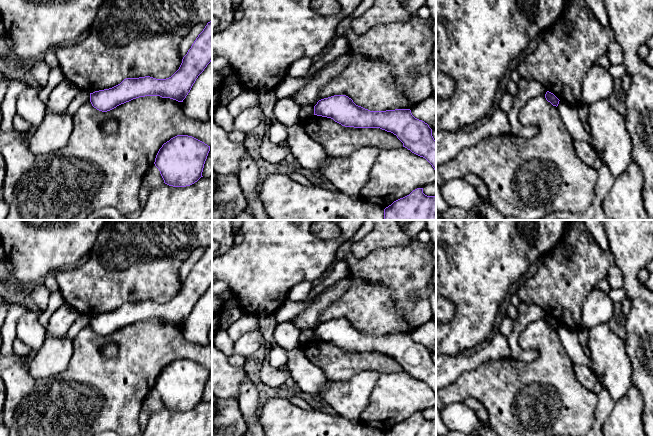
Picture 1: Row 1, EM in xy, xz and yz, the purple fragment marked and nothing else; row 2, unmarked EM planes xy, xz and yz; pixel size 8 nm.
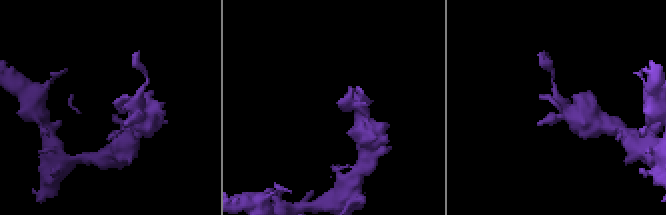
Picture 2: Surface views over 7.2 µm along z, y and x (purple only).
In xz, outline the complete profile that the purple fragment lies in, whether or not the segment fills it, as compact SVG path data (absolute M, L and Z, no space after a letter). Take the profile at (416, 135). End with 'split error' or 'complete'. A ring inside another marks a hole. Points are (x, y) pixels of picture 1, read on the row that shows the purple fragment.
M334 95L319 100L314 106L314 115L331 118L345 127L380 128L391 132L403 143L403 147L425 158L436 172L436 141L432 136L432 129L424 121L415 118L410 109L370 111L356 105L353 100L346 95Z; complete

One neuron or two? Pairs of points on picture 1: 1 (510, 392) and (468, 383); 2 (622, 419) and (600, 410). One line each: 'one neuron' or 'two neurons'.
1: one neuron
2: two neurons

